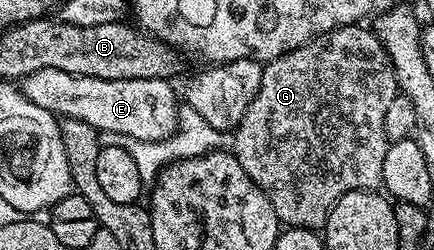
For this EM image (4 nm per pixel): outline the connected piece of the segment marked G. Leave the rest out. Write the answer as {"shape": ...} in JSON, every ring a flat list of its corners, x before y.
{"shape":[[355,23,346,27,337,27,333,31,315,36,311,41,283,53,278,59,273,59,262,66,259,93,255,93,247,113,243,113,243,121,239,121,236,131,232,132,232,154,236,155,239,165,243,165,243,173,247,173,247,177,251,177,251,181,255,181,255,185,259,185,259,189,263,189,263,193,267,193,282,224,289,227,324,228,327,217,339,201,339,197,352,191,372,191,382,186,383,157,387,157,387,149,391,142,385,136,383,117,387,115,387,109,391,105,391,101,395,101,397,94,399,94,397,78,391,61,387,57,387,49,383,49,376,30,369,28,368,31,365,25]]}

